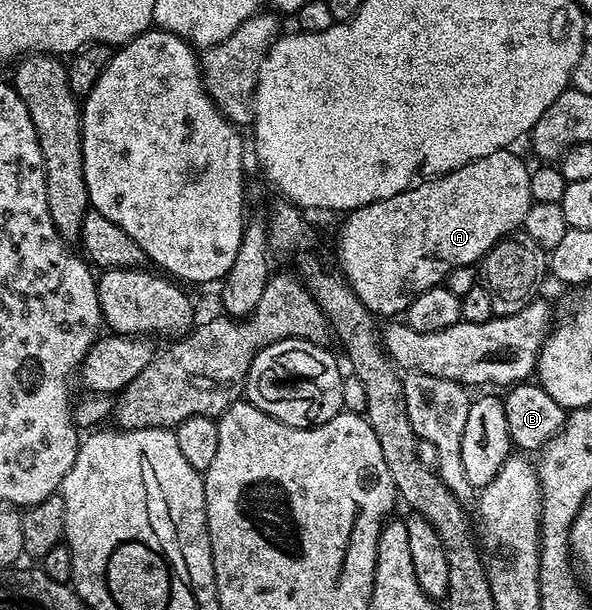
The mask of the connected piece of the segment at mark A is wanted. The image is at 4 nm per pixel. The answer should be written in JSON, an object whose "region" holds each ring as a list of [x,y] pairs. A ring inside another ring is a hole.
{"region":[[[508,148],[490,152],[490,156],[474,160],[449,174],[421,180],[398,196],[360,206],[345,217],[348,219],[341,224],[340,235],[336,238],[339,273],[373,316],[403,315],[426,288],[441,285],[454,268],[479,263],[494,243],[523,227],[526,212],[533,203],[530,166],[512,152]]]}

